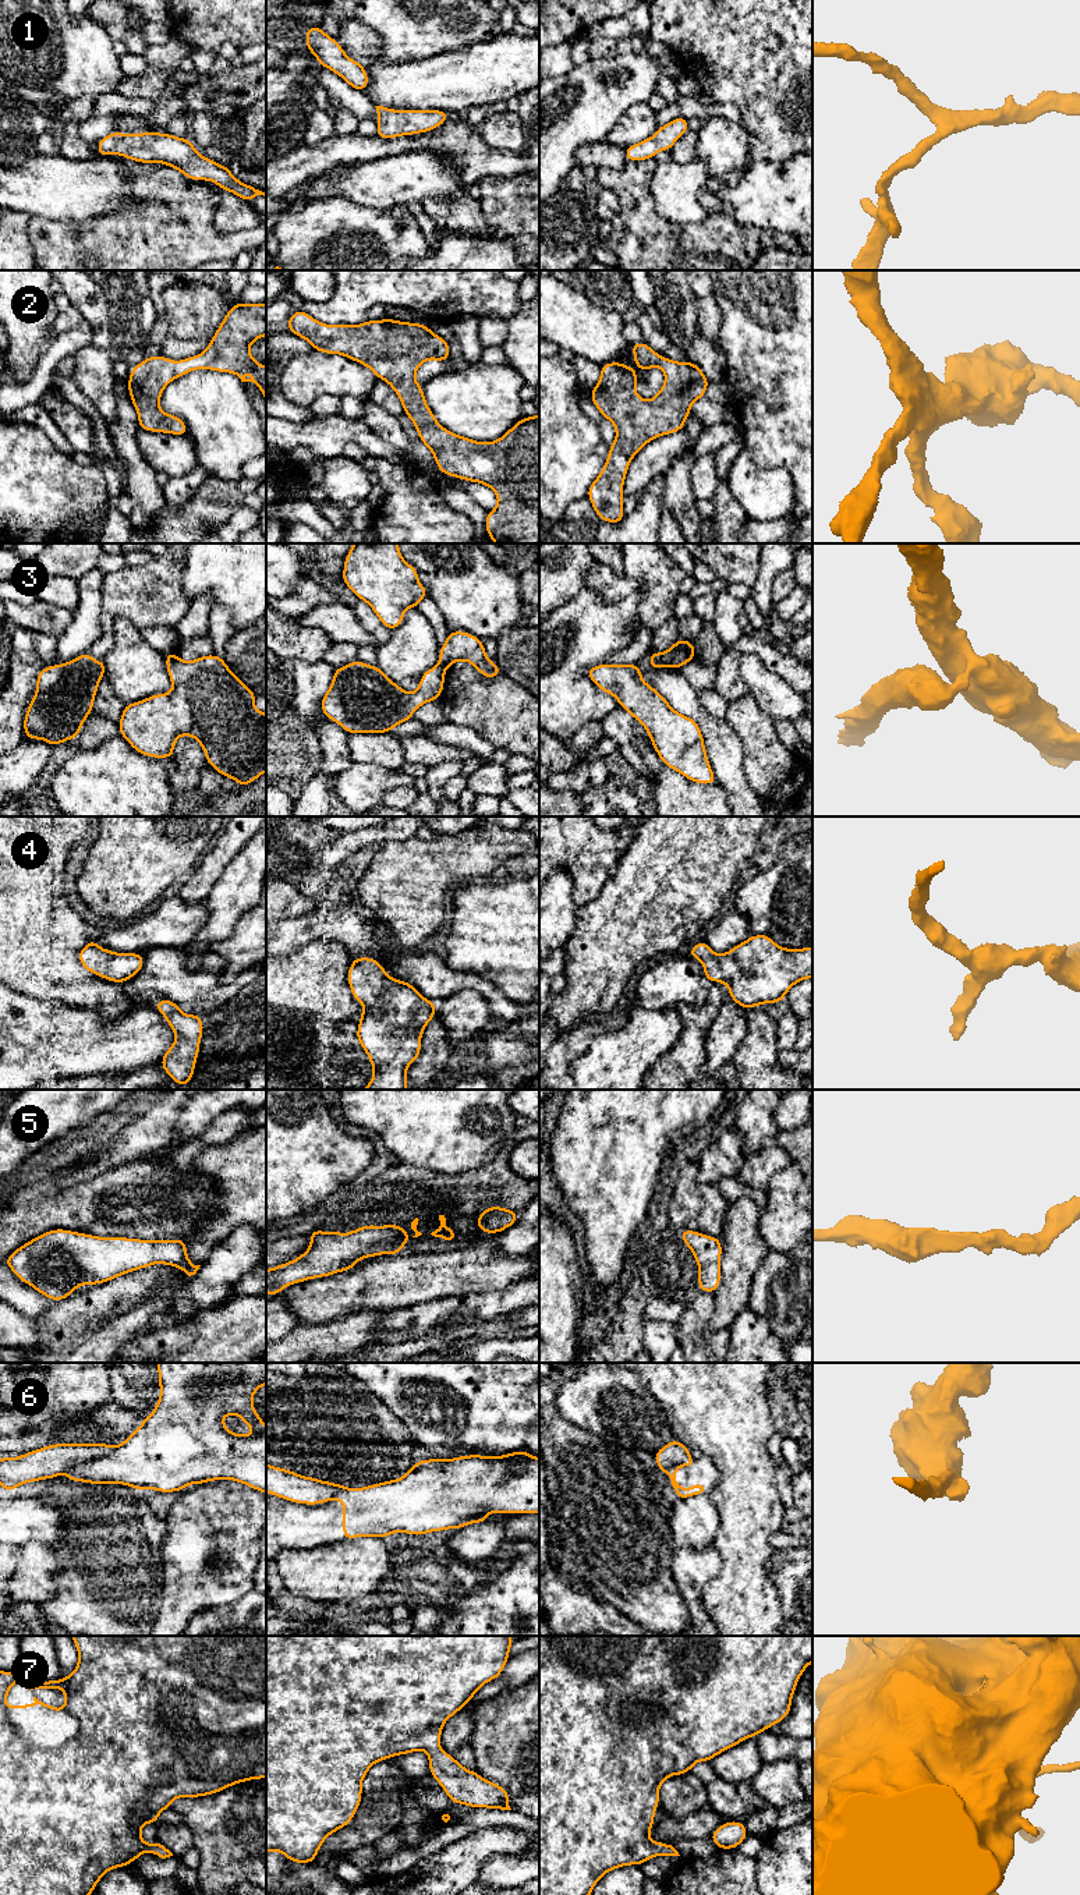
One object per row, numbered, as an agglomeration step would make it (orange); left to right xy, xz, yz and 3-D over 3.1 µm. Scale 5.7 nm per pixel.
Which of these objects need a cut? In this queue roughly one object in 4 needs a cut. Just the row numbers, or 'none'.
3, 6

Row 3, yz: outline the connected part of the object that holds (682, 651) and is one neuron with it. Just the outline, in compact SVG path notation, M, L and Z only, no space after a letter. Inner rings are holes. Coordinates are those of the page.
M679 638L668 651L661 653L665 666L679 669L697 656L693 641Z

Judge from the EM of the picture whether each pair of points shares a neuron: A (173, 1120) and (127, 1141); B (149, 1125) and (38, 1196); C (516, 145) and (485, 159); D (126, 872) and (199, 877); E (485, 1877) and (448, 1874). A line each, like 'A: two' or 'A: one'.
A: one
B: two
C: two
D: two
E: two

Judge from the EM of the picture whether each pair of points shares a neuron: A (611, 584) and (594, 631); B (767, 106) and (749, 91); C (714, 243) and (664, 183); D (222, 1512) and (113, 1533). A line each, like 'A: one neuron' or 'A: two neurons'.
A: two neurons
B: one neuron
C: two neurons
D: two neurons

